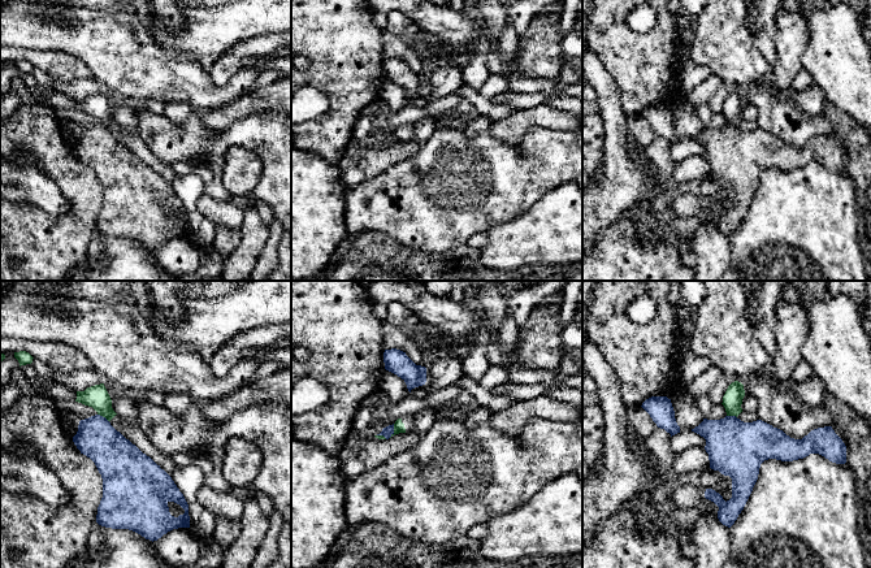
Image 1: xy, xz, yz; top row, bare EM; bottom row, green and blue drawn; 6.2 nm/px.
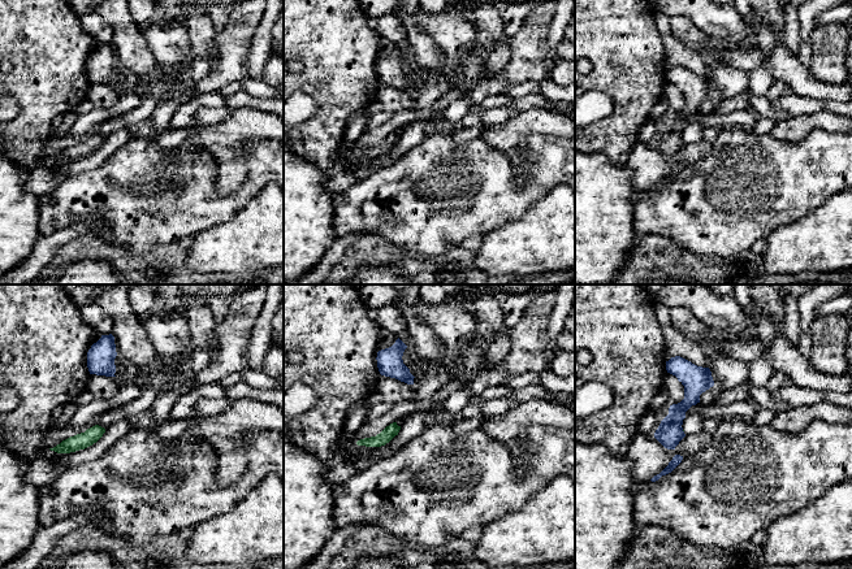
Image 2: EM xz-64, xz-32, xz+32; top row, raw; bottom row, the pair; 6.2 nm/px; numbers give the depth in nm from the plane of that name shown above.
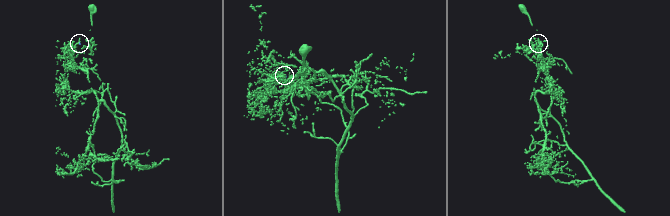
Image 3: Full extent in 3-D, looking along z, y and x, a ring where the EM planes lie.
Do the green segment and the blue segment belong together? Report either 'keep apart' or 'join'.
keep apart

